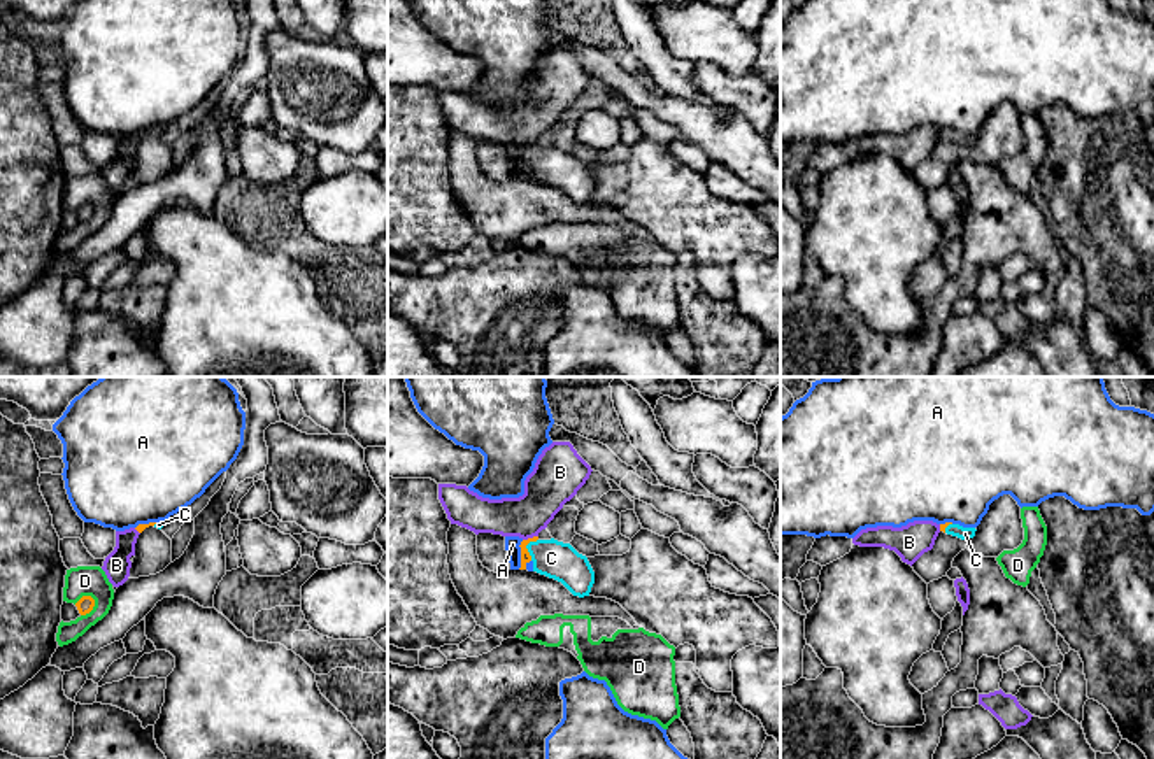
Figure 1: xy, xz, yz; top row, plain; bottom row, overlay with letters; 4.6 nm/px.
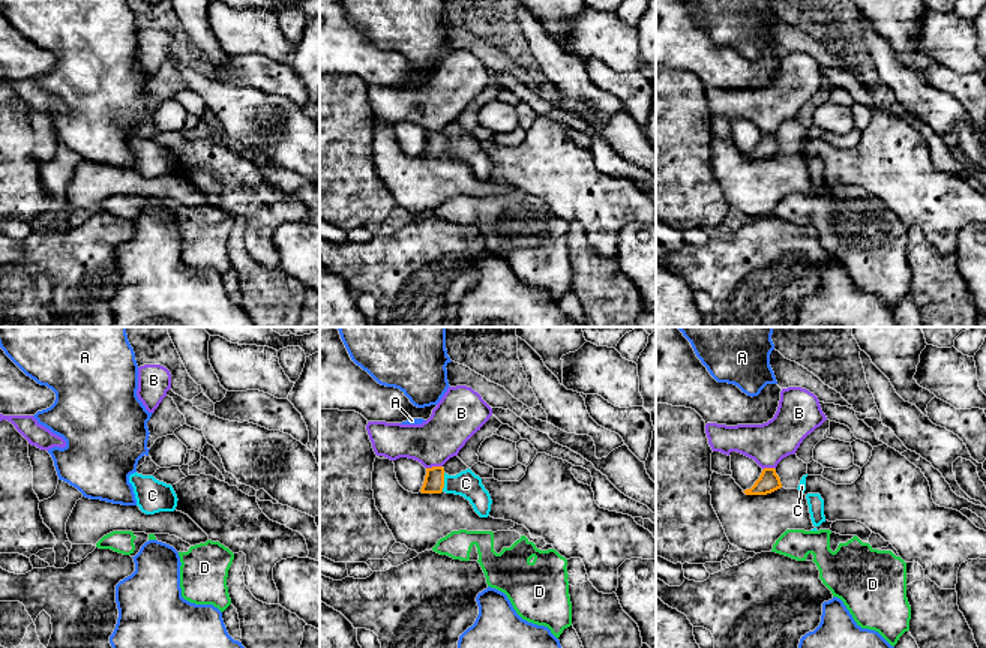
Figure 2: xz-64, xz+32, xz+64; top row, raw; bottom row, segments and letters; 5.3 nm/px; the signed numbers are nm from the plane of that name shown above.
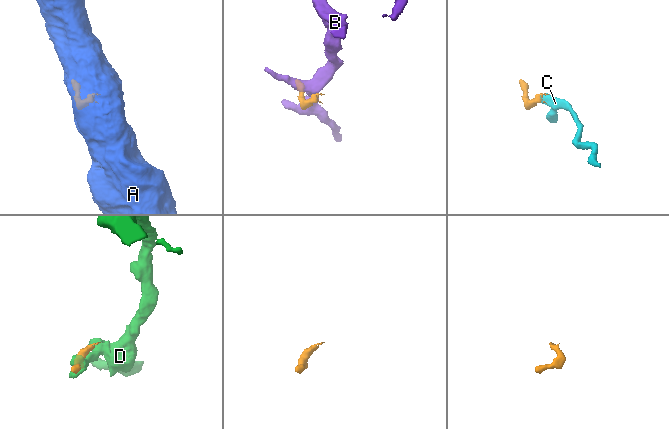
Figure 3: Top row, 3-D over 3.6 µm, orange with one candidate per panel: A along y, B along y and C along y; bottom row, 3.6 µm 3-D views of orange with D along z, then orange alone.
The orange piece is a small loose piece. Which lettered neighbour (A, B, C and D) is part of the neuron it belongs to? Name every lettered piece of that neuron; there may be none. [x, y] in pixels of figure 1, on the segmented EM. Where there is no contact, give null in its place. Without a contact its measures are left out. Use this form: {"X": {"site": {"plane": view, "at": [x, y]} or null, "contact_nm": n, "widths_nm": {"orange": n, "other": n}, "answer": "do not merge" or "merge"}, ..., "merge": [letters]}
{"A": {"site": {"plane": "xz", "at": [521, 554]}, "contact_nm": 140, "widths_nm": {"orange": 50, "other": 70}, "answer": "do not merge"}, "B": {"site": {"plane": "xz", "at": [530, 539]}, "contact_nm": 80, "widths_nm": {"orange": 50, "other": 220}, "answer": "do not merge"}, "C": {"site": {"plane": "xz", "at": [525, 547]}, "contact_nm": 110, "widths_nm": {"orange": 50, "other": 170}, "answer": "merge"}, "D": {"site": {"plane": "xy", "at": [93, 605]}, "contact_nm": 110, "widths_nm": {"orange": 80, "other": 140}, "answer": "do not merge"}, "merge": ["C"]}

